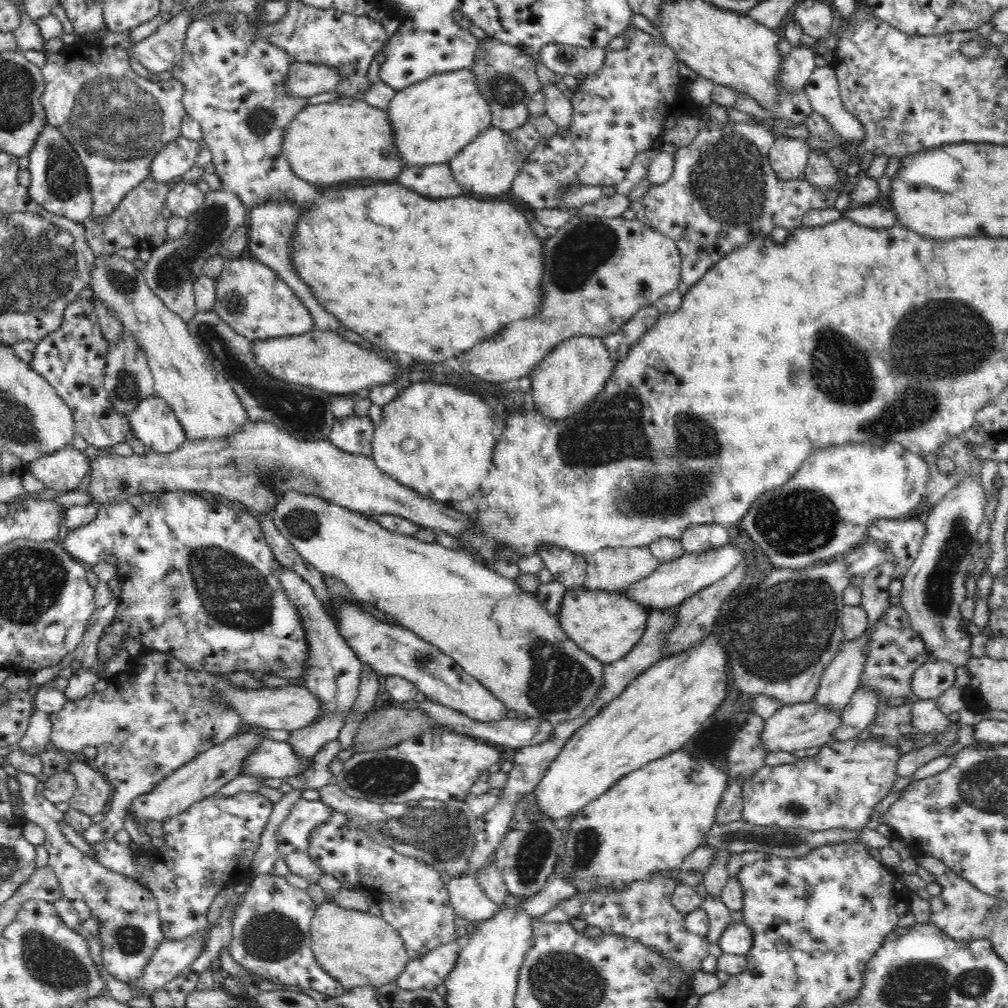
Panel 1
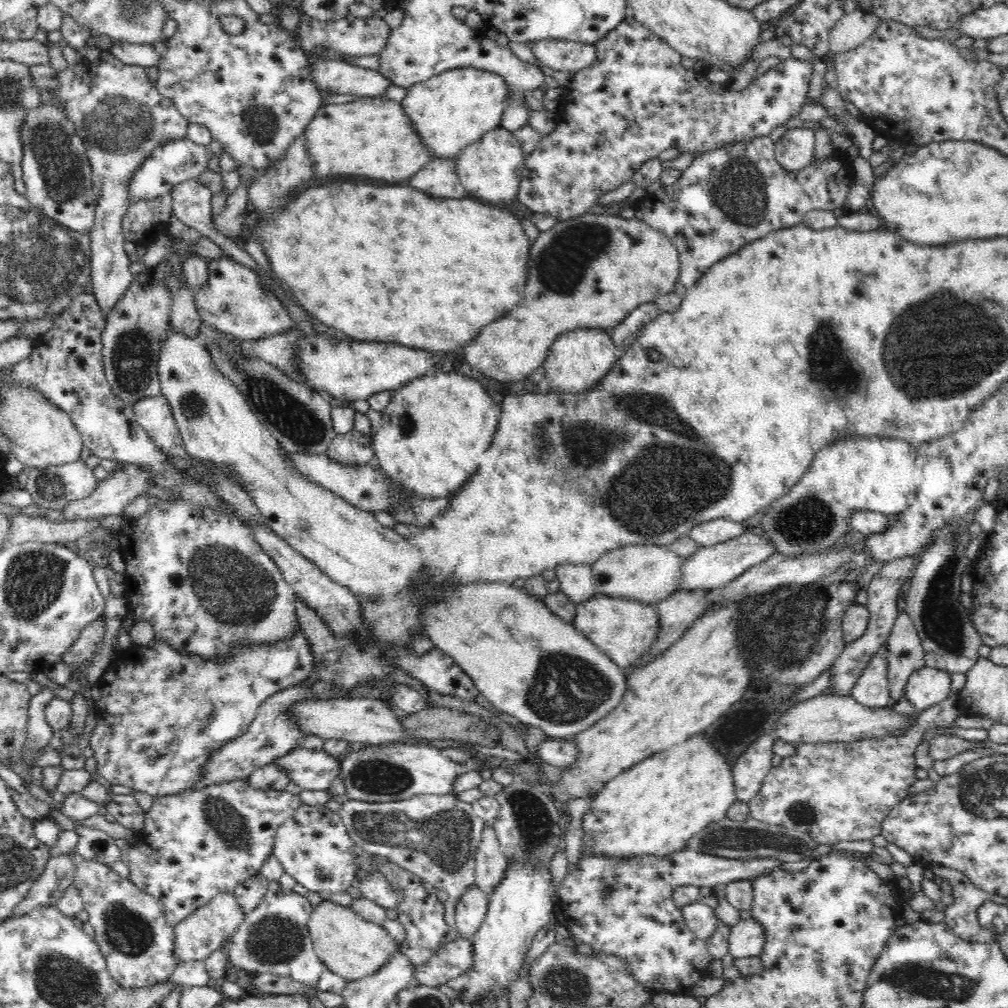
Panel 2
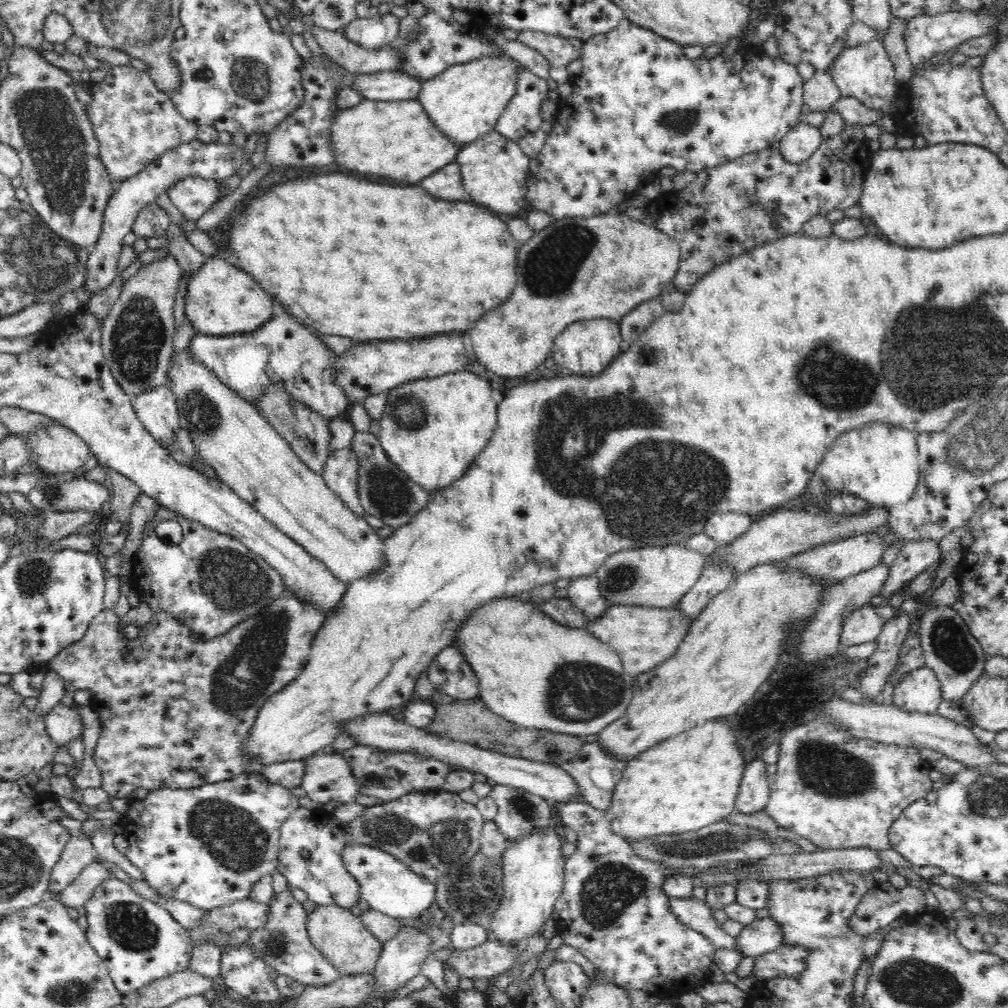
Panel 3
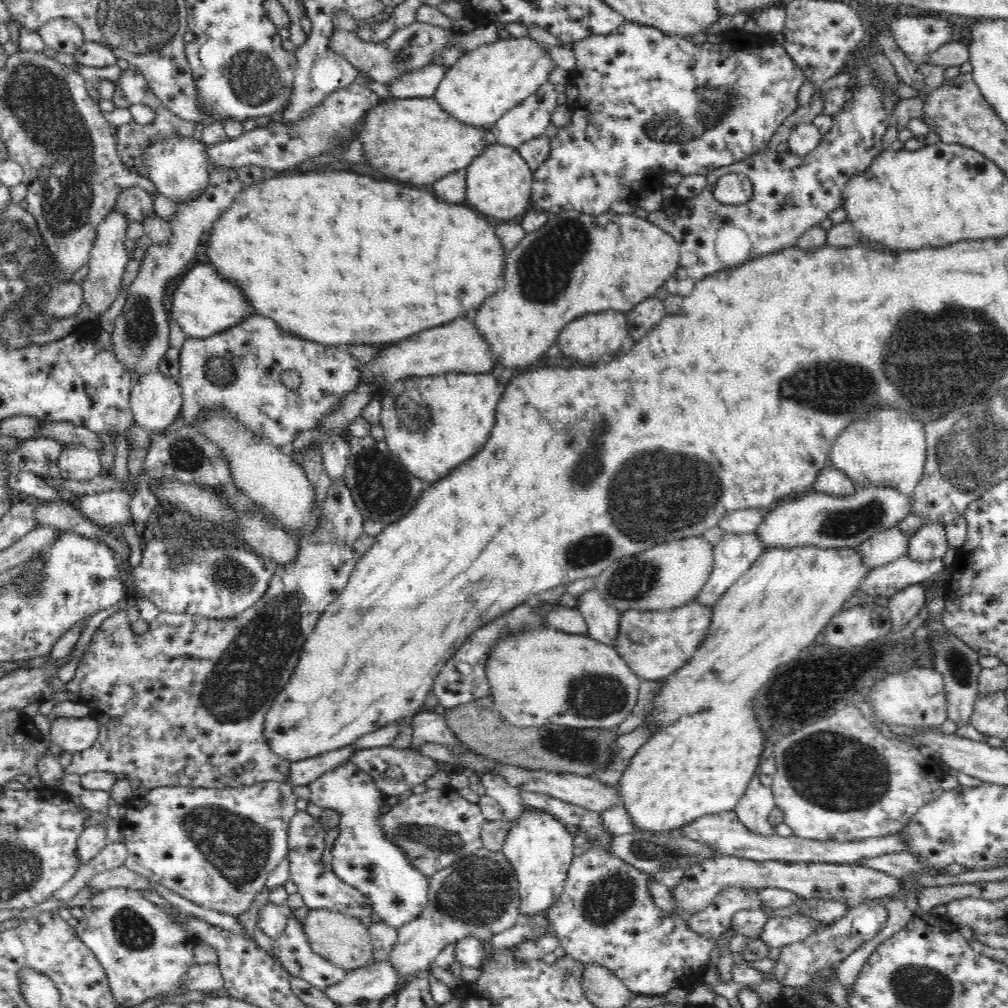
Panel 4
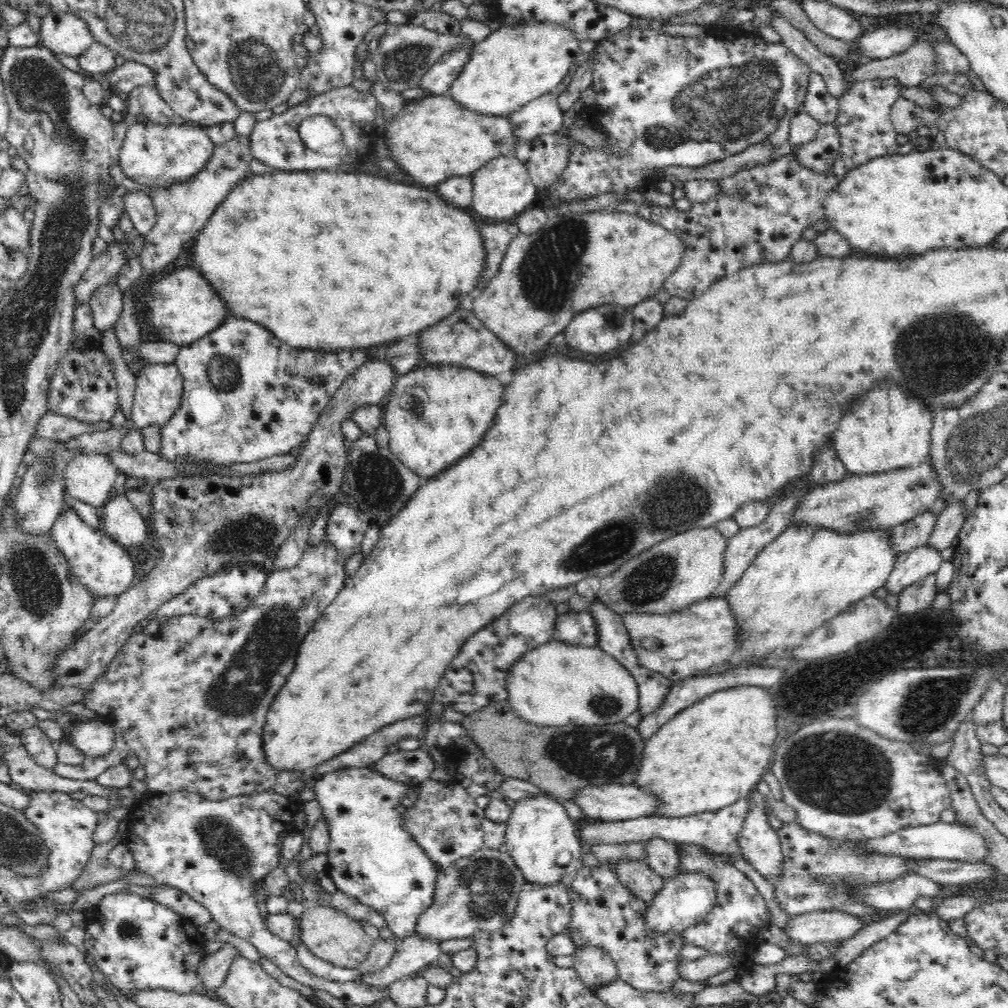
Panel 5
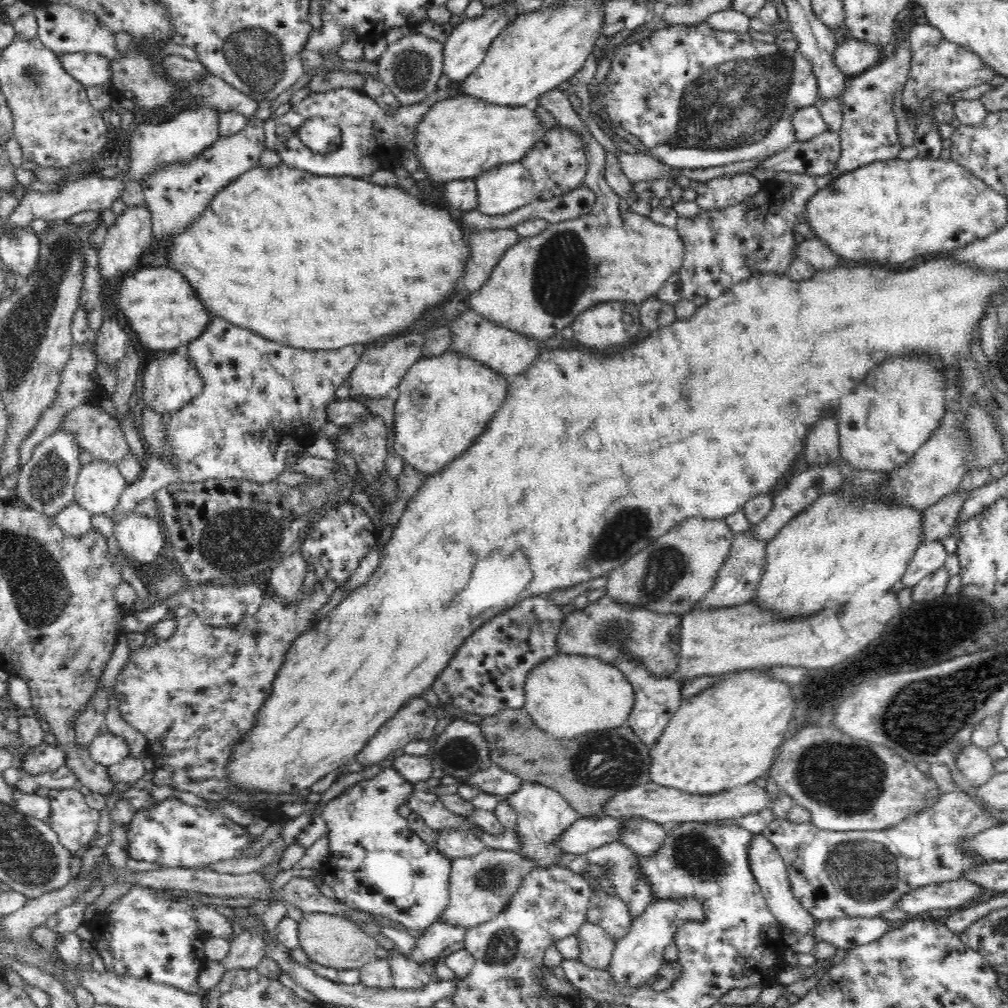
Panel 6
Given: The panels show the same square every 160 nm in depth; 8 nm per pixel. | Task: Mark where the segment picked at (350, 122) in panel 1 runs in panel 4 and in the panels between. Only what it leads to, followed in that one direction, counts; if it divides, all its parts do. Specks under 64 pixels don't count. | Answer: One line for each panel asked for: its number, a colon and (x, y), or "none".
2: (374, 137)
3: (396, 139)
4: (415, 140)

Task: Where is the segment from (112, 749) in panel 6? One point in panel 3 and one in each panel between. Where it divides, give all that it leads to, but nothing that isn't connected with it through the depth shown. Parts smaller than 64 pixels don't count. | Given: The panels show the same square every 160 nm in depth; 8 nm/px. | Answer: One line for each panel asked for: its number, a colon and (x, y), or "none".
3: (64, 724)
4: (72, 734)
5: (95, 738)

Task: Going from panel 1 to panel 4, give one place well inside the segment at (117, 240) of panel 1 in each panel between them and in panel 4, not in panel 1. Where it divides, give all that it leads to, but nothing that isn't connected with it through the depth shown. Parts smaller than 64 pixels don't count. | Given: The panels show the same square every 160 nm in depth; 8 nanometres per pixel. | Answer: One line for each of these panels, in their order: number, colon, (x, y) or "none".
2: (144, 221)
3: (152, 221)
4: (135, 202)

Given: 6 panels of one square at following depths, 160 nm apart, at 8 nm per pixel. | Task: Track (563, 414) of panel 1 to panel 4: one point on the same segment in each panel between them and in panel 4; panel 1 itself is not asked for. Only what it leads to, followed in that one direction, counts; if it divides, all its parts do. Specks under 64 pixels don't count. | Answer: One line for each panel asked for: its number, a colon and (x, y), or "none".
2: (580, 358)
3: (586, 347)
4: (588, 338)

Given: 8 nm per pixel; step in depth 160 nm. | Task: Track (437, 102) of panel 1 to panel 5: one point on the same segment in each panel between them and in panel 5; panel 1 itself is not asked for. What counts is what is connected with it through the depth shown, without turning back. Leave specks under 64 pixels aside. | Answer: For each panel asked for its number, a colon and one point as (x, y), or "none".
2: (455, 108)
3: (465, 101)
4: (487, 82)
5: (513, 65)

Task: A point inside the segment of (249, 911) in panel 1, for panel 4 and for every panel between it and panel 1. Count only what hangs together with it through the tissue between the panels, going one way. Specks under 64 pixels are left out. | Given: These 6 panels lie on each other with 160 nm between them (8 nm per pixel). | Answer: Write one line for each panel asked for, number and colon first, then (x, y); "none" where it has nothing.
2: (274, 938)
3: (284, 943)
4: (292, 948)

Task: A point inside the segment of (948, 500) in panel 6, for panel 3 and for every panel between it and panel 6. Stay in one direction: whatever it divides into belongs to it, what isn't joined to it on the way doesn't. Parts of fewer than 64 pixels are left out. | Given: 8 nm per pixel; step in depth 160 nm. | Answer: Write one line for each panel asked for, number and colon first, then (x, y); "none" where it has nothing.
3: (839, 560)
4: (885, 546)
5: (911, 534)

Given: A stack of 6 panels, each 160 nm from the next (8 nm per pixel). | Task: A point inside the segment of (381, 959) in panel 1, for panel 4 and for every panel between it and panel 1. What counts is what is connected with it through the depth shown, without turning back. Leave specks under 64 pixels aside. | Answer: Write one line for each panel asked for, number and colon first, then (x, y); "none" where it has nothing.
2: (353, 948)
3: (341, 937)
4: (342, 940)

